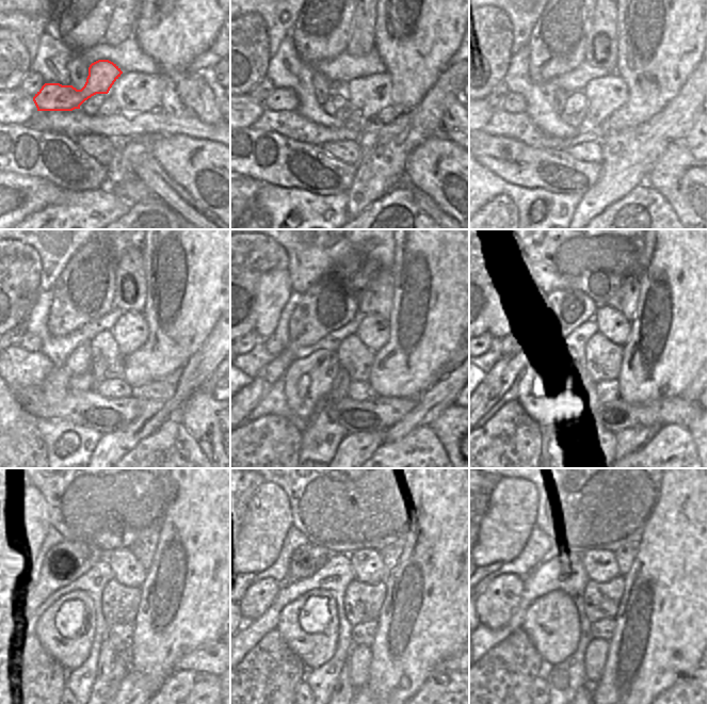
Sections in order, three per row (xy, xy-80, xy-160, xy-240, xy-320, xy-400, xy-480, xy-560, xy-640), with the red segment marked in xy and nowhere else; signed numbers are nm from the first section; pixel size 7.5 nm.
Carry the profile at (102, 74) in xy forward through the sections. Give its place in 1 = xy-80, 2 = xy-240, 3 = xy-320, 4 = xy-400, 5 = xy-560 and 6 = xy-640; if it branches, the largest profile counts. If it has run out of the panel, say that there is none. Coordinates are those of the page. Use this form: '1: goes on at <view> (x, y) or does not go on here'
1: goes on at xy-80 (282, 98)
2: goes on at xy-240 (31, 342)
3: goes on at xy-320 (272, 346)
4: goes on at xy-400 (508, 344)
5: goes on at xy-560 (257, 598)
6: goes on at xy-640 (496, 605)

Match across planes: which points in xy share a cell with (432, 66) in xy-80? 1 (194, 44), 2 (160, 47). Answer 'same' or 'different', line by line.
1: same
2: same

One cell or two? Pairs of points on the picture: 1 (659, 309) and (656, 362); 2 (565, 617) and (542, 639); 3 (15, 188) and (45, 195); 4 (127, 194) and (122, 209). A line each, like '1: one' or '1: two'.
1: one
2: one
3: one
4: two

